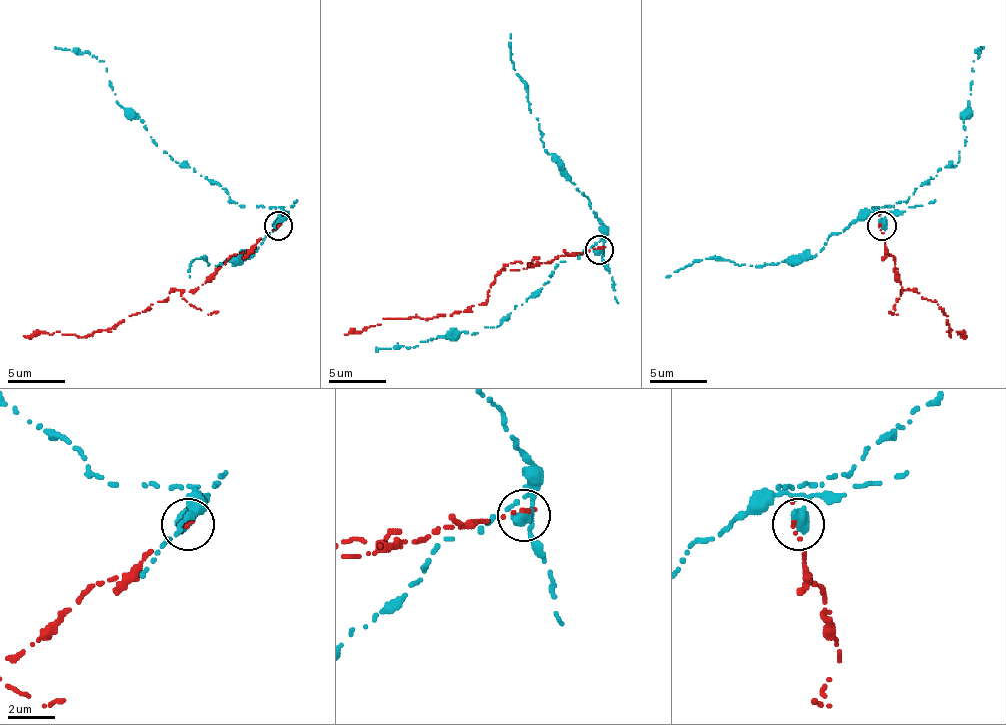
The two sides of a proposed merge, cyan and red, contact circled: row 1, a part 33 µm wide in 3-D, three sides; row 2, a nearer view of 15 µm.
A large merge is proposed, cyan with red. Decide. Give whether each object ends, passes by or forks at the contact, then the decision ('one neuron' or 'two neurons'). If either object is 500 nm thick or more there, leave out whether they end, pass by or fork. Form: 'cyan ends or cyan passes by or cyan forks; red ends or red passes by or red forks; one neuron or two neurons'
two neurons

